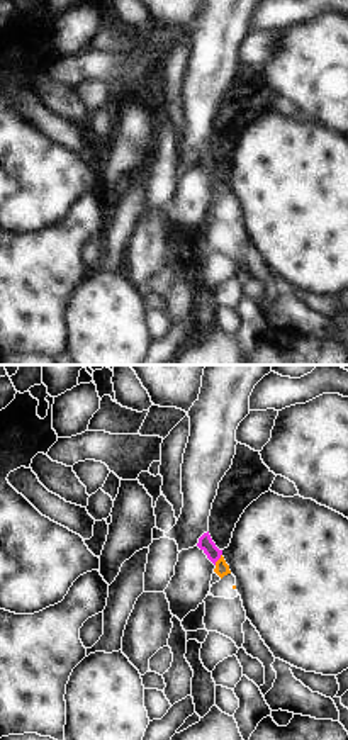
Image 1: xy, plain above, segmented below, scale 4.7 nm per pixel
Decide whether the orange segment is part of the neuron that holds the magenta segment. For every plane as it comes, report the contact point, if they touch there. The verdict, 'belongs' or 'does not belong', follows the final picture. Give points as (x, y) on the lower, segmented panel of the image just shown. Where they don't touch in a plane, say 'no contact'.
(219, 557)

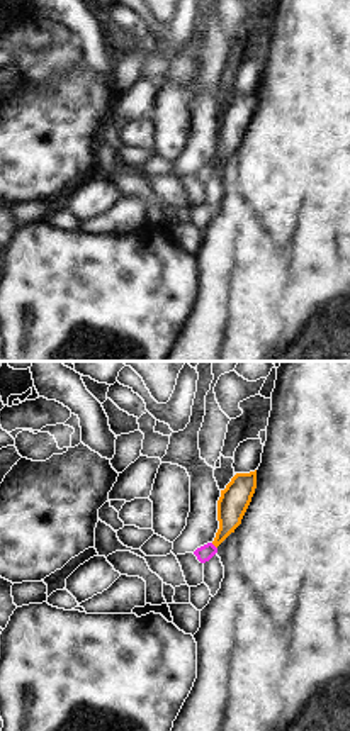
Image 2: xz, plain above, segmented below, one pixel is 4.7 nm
(214, 546)

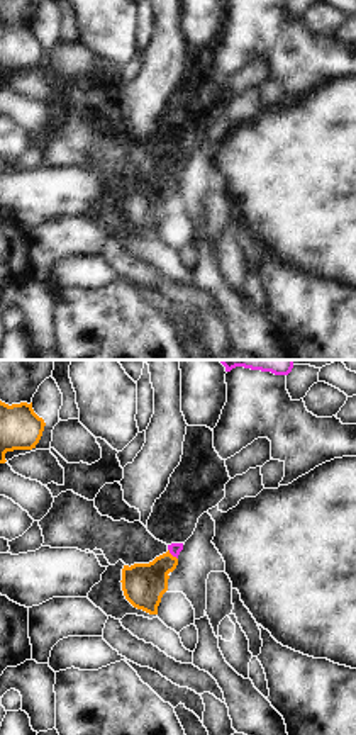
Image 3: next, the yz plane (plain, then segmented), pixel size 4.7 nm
(172, 554)

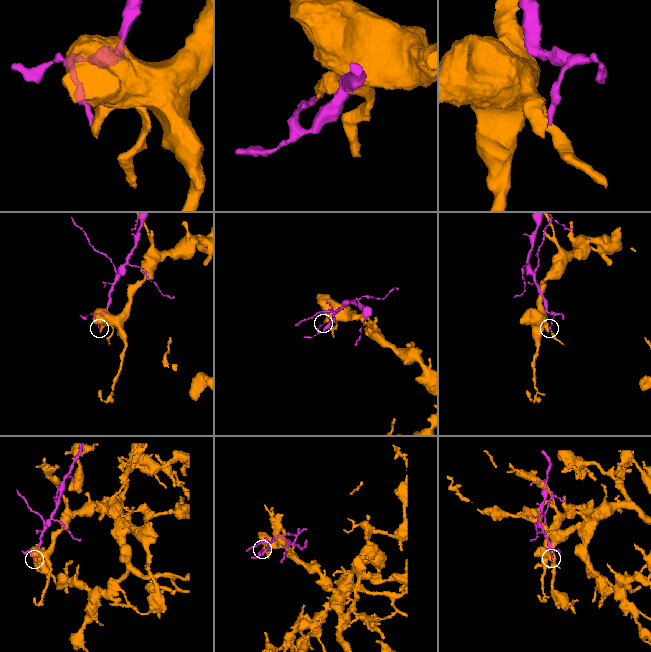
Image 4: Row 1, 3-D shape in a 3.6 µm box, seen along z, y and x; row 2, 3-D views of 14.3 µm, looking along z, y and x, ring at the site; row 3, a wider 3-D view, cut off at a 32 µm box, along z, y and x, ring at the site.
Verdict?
does not belong

